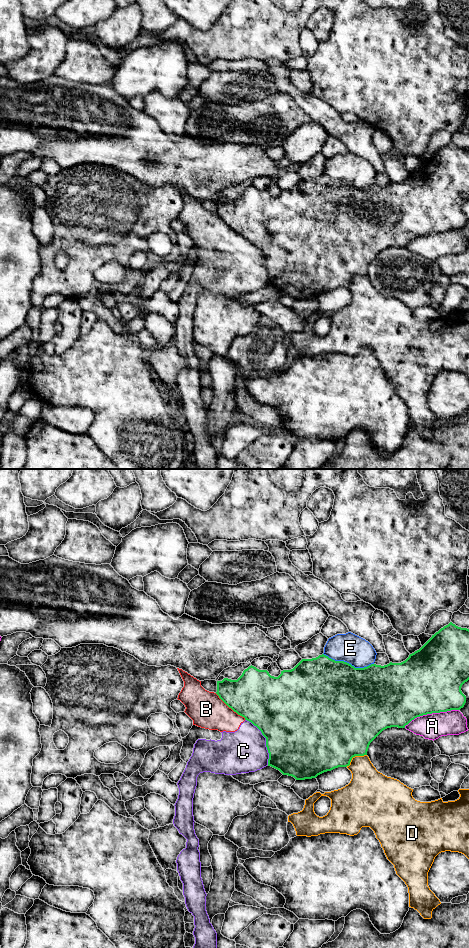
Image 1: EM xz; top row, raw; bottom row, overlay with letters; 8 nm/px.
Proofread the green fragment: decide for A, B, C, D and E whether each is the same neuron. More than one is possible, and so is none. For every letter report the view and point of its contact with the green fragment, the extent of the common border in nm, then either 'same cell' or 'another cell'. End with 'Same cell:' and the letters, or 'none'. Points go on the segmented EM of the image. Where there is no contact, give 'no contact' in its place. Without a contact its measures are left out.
A: xz (431, 713) | 460 nm | another cell
B: xz (230, 707) | 320 nm | another cell
C: xz (266, 740) | 420 nm | another cell
D: xz (354, 756) | 190 nm | another cell
E: xz (348, 663) | 420 nm | another cell
Same cell: none

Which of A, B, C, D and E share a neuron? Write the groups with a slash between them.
A / B C / D / E

